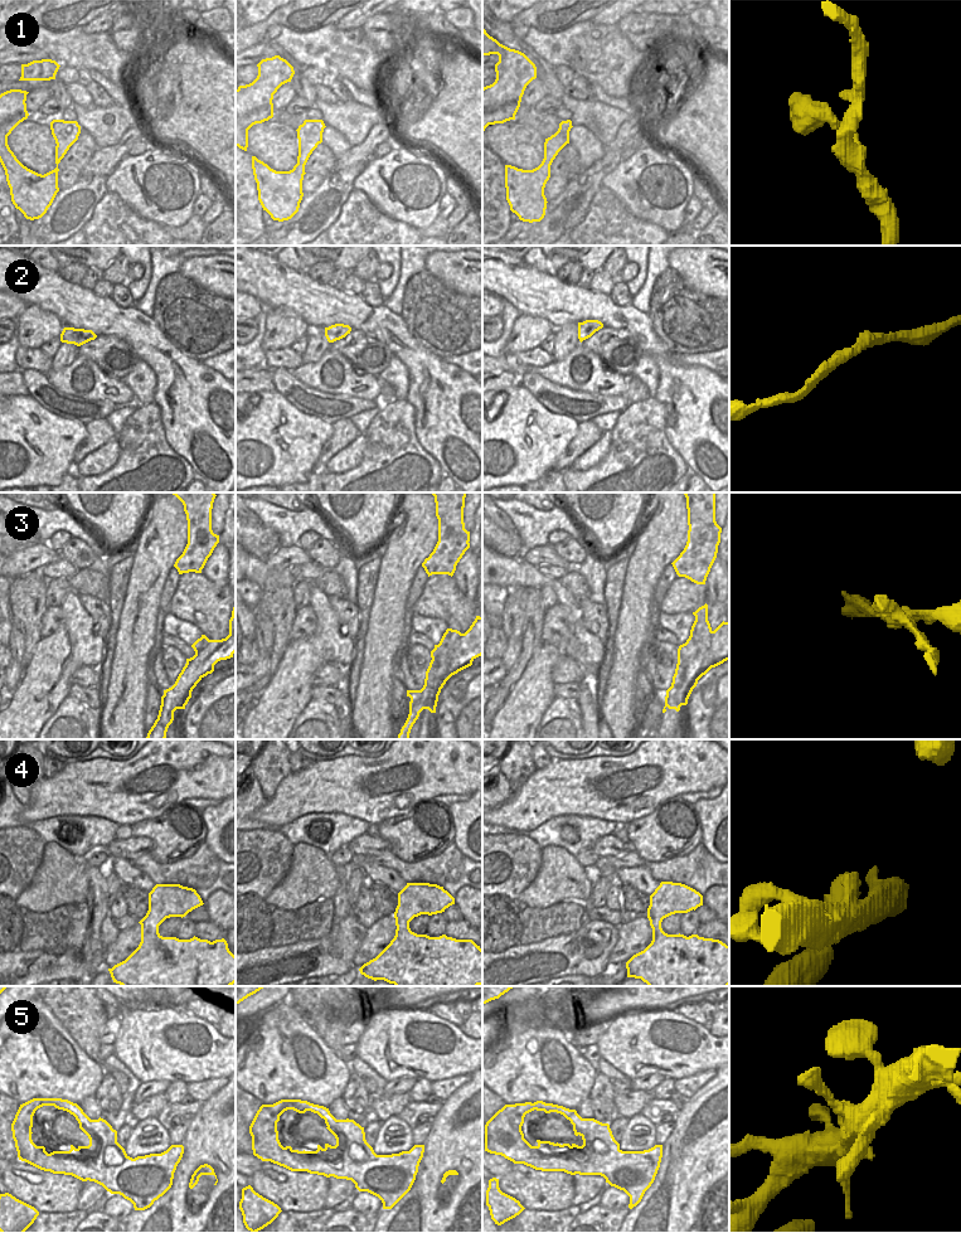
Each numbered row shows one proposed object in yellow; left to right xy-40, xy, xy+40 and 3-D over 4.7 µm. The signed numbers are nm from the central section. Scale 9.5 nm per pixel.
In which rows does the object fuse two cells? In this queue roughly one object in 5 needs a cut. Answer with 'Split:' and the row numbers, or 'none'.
Split: 3

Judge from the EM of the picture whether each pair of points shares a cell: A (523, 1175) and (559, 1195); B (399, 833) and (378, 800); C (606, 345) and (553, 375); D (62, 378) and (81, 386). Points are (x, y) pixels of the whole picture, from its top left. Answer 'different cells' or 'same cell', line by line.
A: same cell
B: different cells
C: different cells
D: same cell

